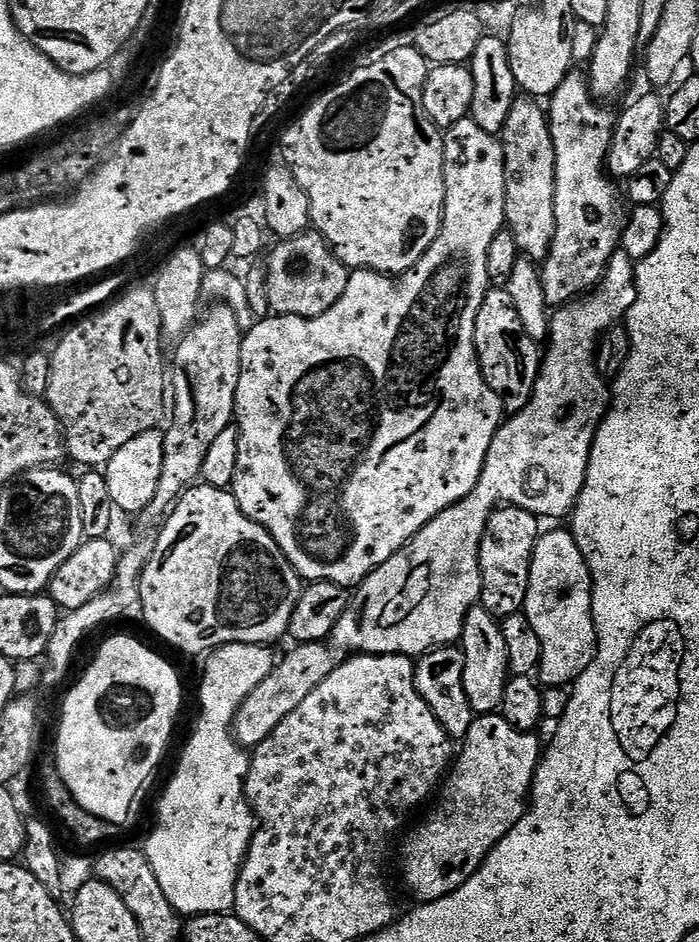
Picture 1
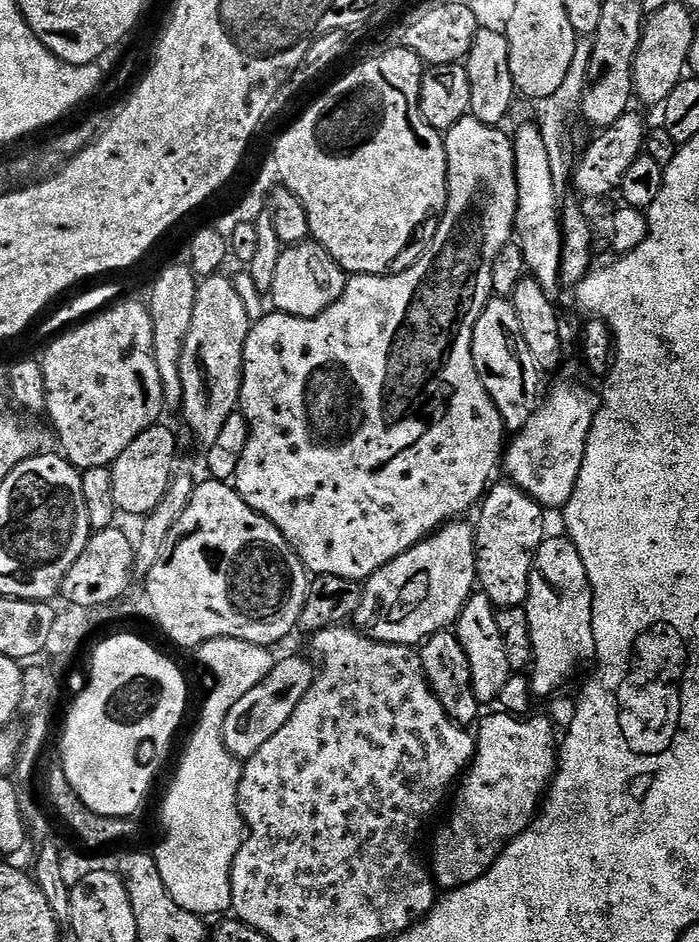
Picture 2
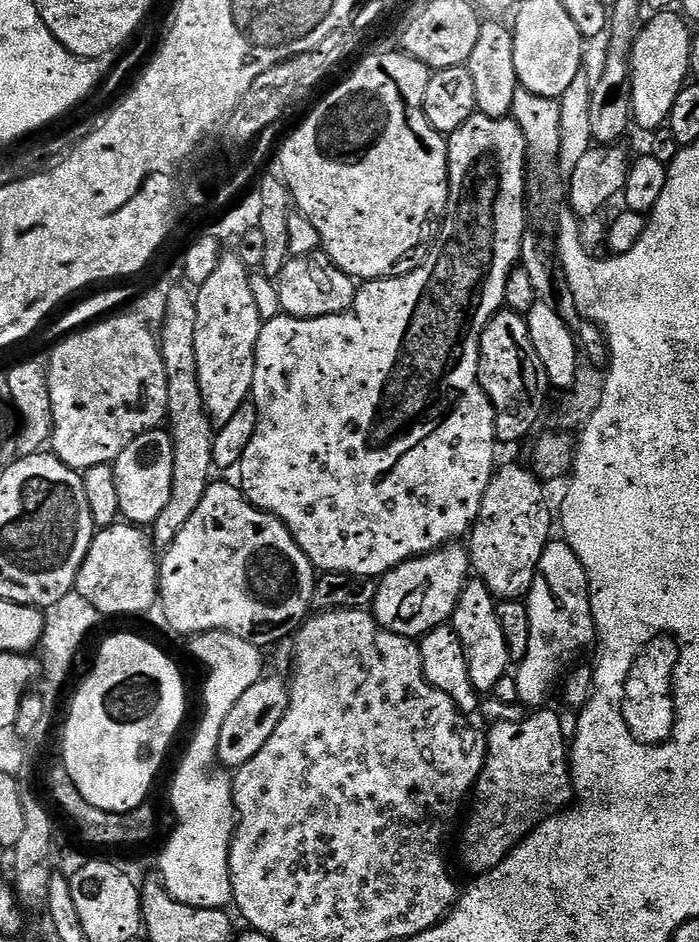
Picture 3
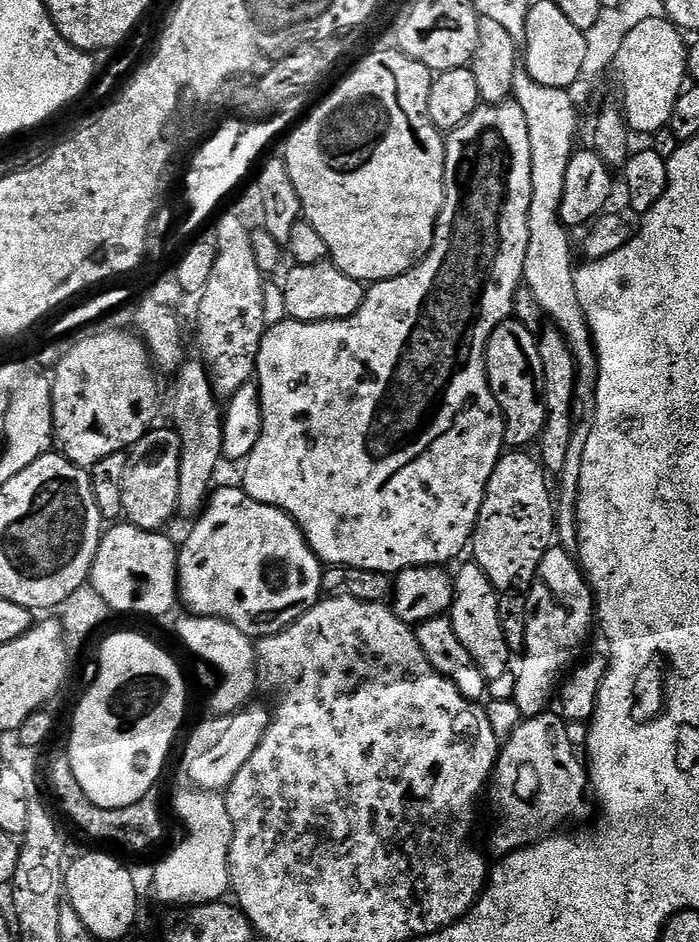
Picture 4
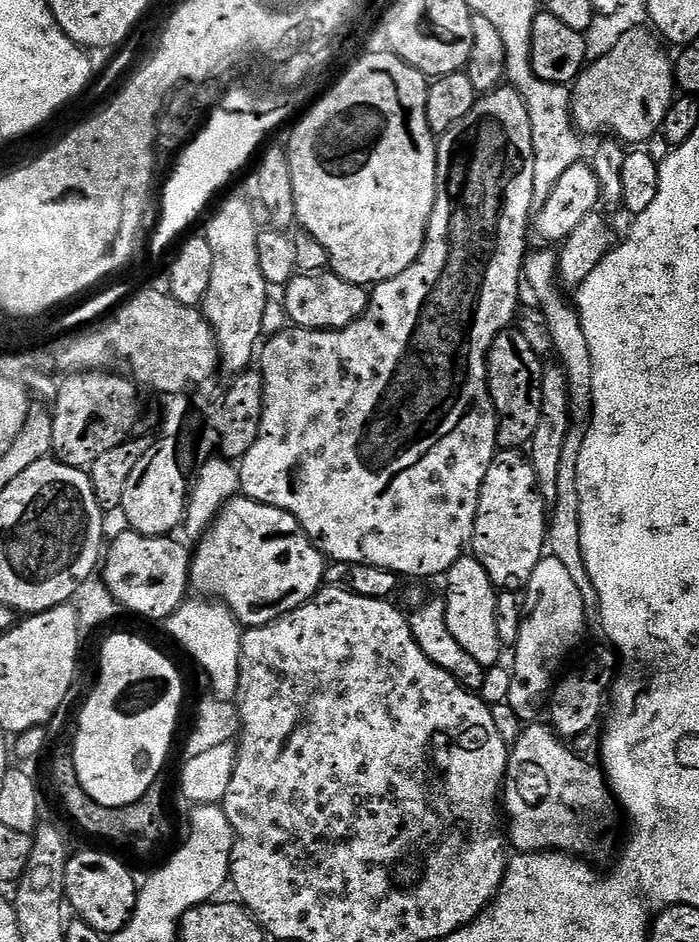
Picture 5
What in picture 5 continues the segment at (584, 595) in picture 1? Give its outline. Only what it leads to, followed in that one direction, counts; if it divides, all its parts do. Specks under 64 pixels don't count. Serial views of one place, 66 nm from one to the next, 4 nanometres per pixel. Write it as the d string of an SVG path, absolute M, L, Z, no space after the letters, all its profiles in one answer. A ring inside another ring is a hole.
M545 555L538 566L534 566L534 574L526 589L526 615L520 621L518 642L514 645L516 657L510 663L512 681L506 704L512 707L518 719L523 722L541 719L540 707L543 704L545 707L554 681L565 667L564 659L579 646L588 628L588 617L590 612L585 608L583 596L569 571L554 555Z

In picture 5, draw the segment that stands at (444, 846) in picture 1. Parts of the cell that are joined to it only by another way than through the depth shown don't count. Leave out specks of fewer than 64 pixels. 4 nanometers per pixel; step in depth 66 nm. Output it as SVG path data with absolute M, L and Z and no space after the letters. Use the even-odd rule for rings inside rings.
M532 722L508 753L508 773L504 776L502 808L506 813L506 840L520 854L530 852L567 852L577 858L590 858L596 866L607 865L617 855L616 827L622 824L622 809L616 802L608 778L595 763L587 764L567 748L555 728Z

